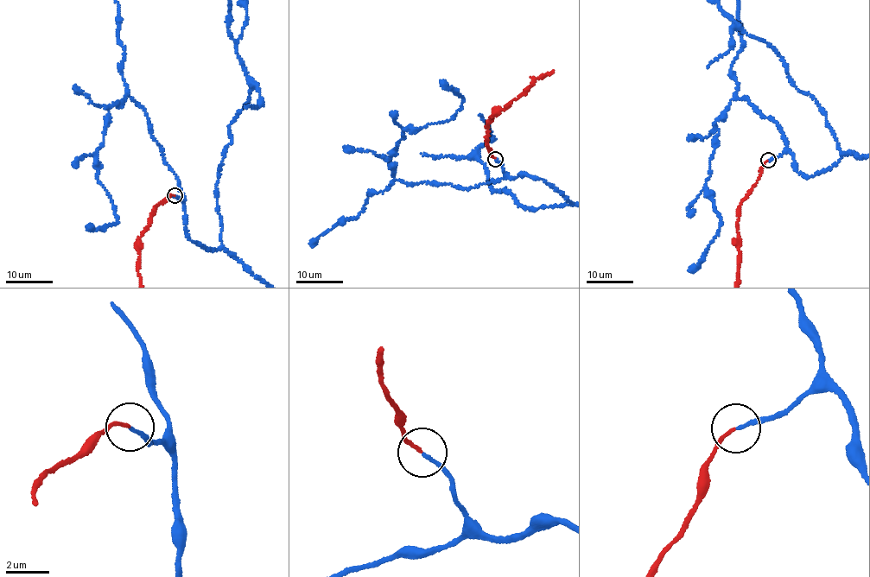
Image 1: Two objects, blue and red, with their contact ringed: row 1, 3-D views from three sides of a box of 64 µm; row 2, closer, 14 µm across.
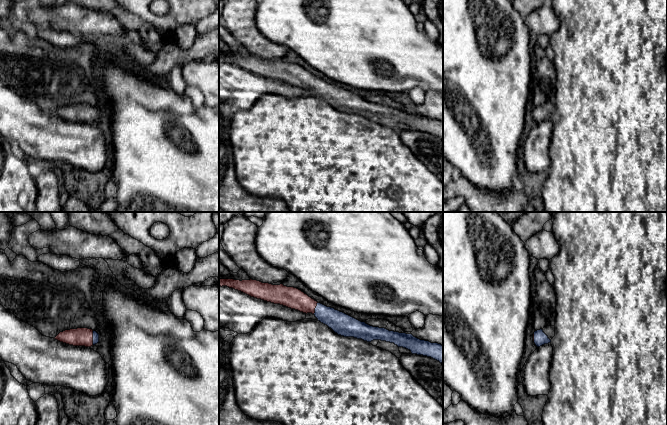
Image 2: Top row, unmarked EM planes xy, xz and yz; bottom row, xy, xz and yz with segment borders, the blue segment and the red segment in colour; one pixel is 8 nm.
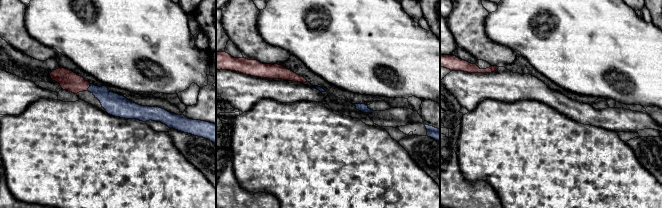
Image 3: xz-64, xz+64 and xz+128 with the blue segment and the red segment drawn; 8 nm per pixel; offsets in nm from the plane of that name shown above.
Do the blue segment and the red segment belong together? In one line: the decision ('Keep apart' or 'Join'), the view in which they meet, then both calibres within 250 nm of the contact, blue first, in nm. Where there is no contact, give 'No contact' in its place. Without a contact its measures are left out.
Join. Touches blue in xy. Thickness 50 nm (blue) against 140 nm

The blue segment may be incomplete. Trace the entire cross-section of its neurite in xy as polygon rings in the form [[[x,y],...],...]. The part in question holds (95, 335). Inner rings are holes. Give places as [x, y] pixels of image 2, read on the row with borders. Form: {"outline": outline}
{"outline": [[[88,328],[60,332],[54,339],[73,346],[91,347],[99,342],[99,334]]]}

